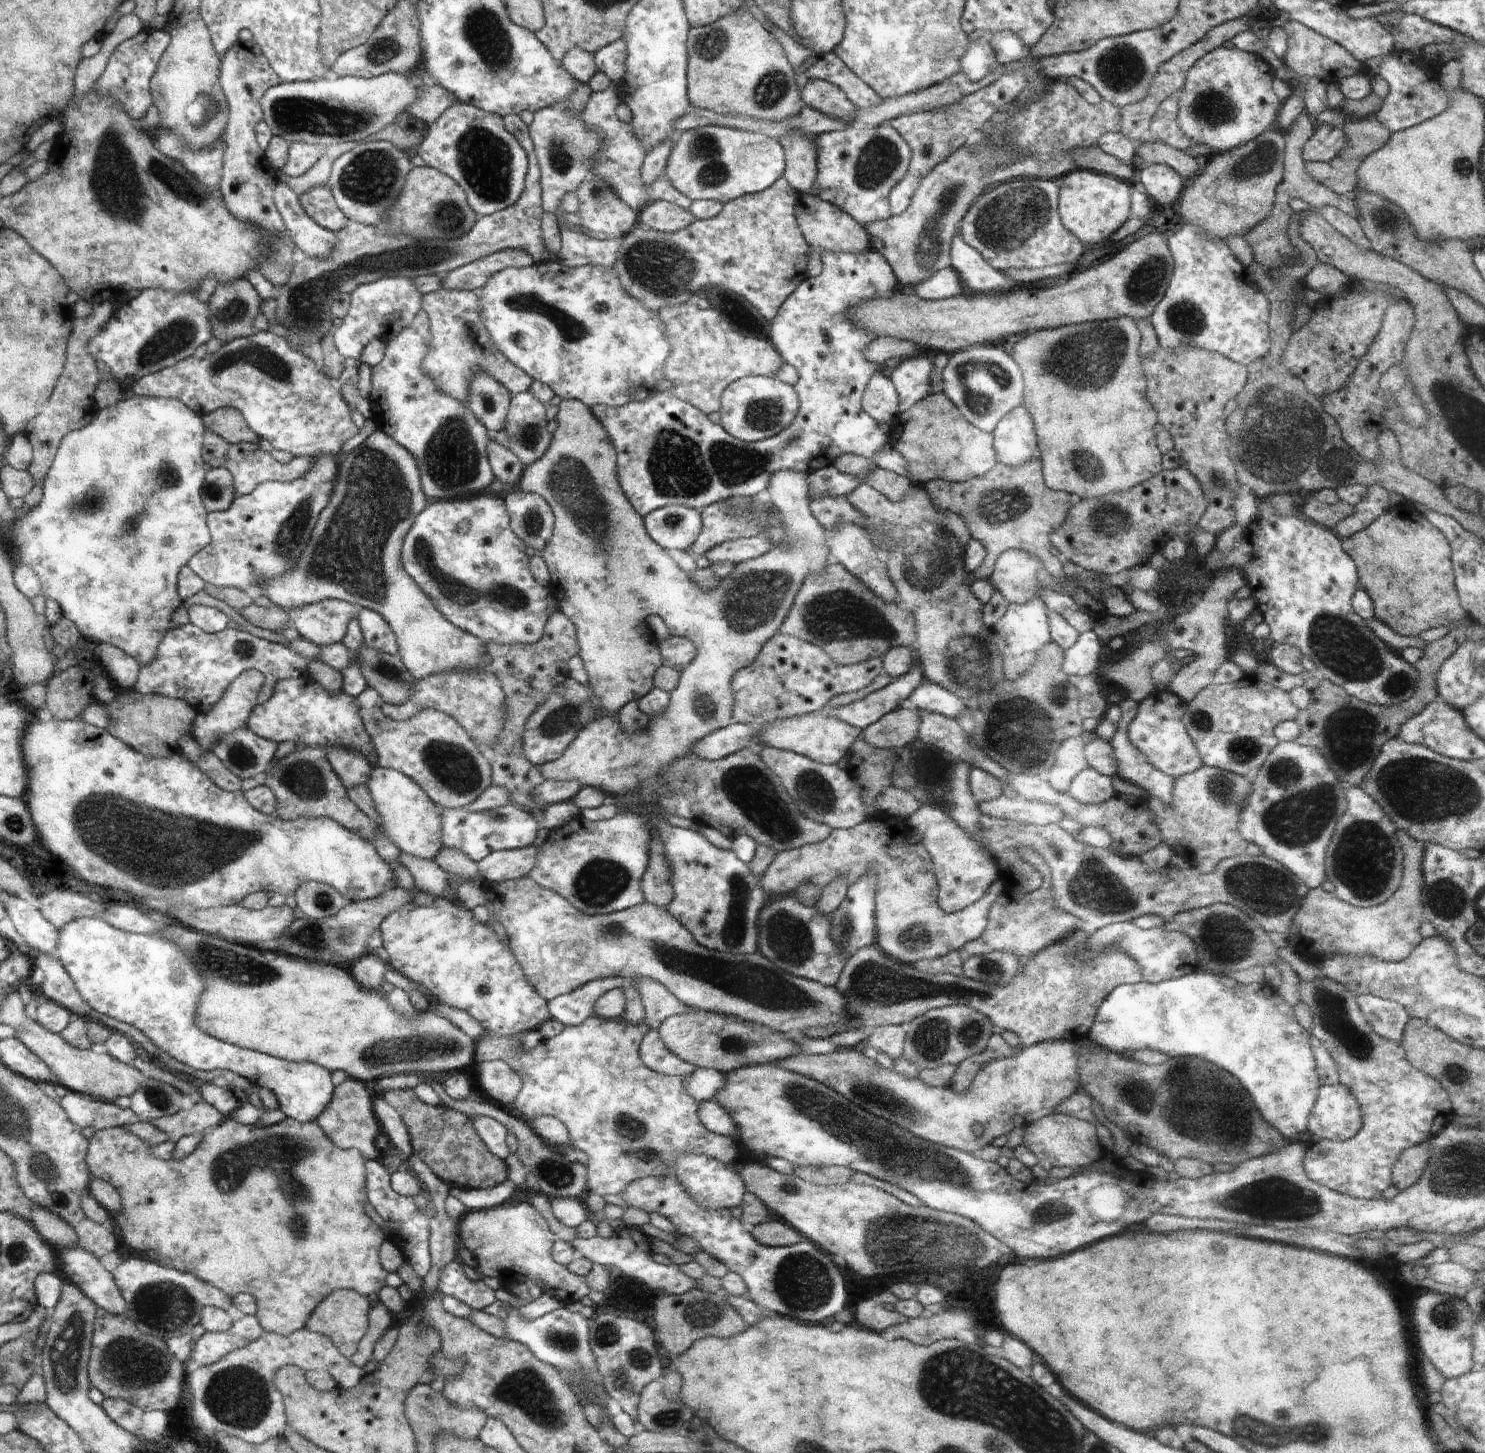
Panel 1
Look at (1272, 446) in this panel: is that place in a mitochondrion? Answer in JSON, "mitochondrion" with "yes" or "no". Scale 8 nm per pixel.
{"mitochondrion":"yes"}

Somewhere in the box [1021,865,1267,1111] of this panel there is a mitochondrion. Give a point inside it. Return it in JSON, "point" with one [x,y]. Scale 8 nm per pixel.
{"point":[1230,938]}

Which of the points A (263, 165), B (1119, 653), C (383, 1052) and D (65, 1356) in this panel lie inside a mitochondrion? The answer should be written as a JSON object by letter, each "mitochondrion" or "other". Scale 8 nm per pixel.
{"A":"other","B":"other","C":"mitochondrion","D":"mitochondrion"}

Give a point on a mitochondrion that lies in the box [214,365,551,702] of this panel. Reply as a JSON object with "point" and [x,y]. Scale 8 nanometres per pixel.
{"point":[377,498]}

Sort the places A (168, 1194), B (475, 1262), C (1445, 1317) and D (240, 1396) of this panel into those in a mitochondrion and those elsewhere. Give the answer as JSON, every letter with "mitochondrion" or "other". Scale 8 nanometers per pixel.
{"A":"other","B":"other","C":"mitochondrion","D":"mitochondrion"}

